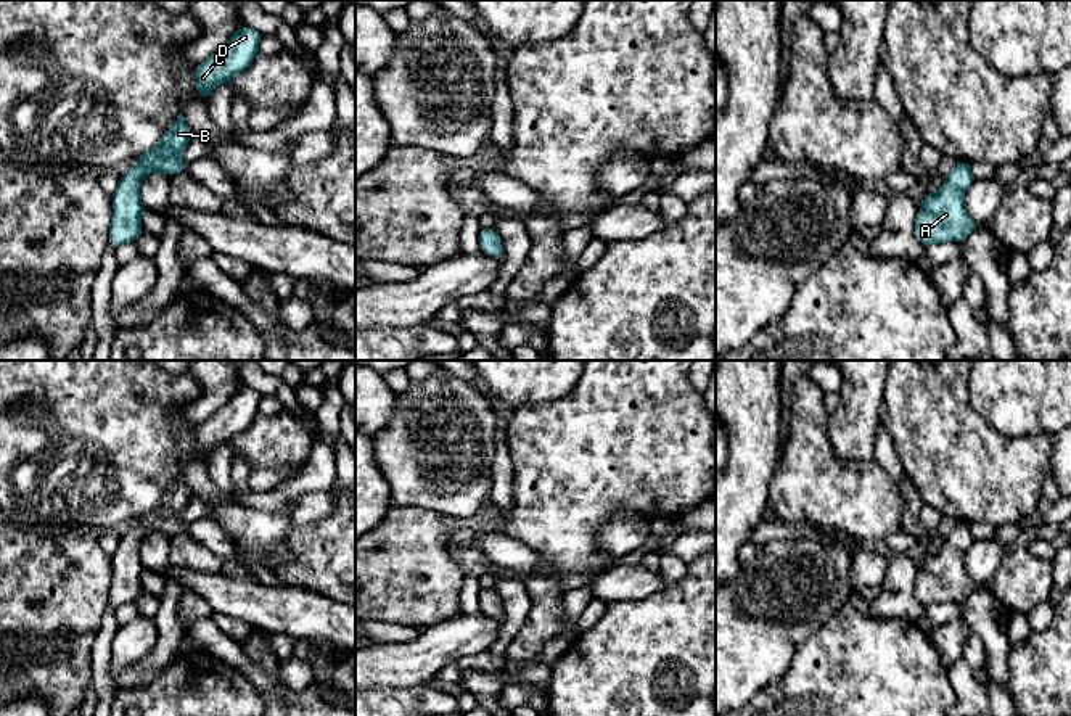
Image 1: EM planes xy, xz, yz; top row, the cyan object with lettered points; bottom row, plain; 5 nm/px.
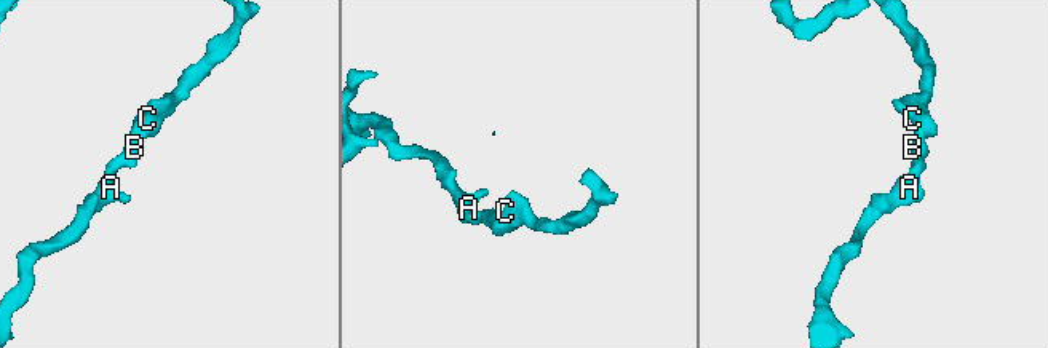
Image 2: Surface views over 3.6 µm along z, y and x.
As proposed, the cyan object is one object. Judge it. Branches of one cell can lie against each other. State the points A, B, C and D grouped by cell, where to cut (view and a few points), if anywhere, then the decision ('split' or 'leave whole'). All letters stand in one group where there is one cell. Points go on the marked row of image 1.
A B C D | no cut | leave whole

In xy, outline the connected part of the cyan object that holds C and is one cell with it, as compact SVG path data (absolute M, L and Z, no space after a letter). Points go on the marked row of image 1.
M241 26L219 50L196 66L193 84L199 97L209 101L215 85L230 84L243 72L259 53L262 34L249 26Z

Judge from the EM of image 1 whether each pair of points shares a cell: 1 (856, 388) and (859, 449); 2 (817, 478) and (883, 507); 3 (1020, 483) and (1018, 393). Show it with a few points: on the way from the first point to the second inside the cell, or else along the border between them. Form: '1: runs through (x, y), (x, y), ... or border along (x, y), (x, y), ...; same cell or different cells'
1: runs through (857, 403), (857, 435); same cell
2: runs through (833, 494), (853, 497), (867, 506); same cell
3: border along (984, 419), (1005, 435), (1054, 436); different cells

